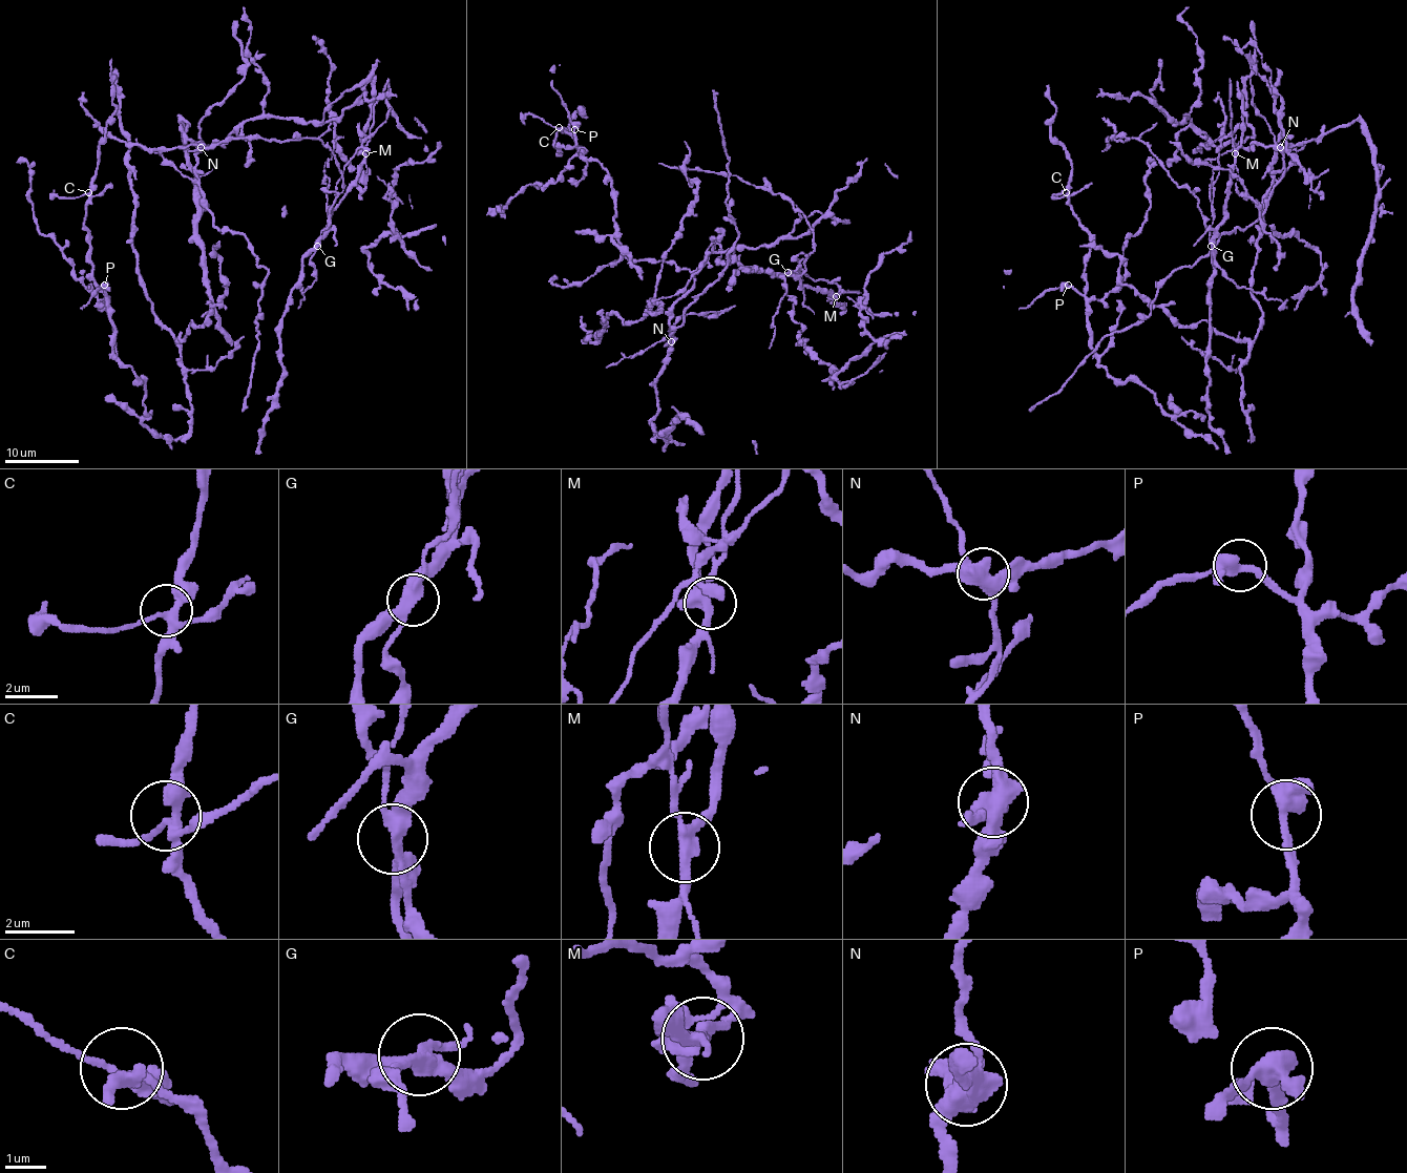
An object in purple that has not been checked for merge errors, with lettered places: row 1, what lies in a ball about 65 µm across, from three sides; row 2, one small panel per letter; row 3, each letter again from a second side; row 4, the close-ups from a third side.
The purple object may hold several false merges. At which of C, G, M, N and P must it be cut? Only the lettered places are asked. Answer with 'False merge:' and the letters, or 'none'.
False merge: G, M, N

